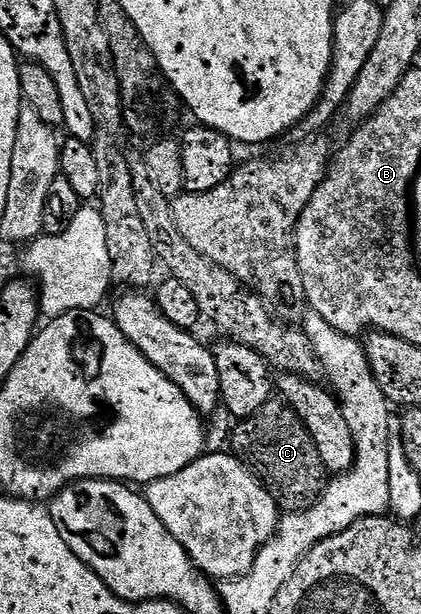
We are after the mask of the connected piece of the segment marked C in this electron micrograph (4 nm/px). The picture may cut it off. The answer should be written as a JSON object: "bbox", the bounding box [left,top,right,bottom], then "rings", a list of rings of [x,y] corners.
{"bbox":[230,397,329,513],"rings":[[[272,397],[257,413],[234,426],[230,450],[262,481],[280,512],[298,513],[317,505],[327,489],[329,473],[321,461],[321,453],[317,453],[317,444],[309,429],[305,429],[301,417],[297,417],[282,397]]]}

